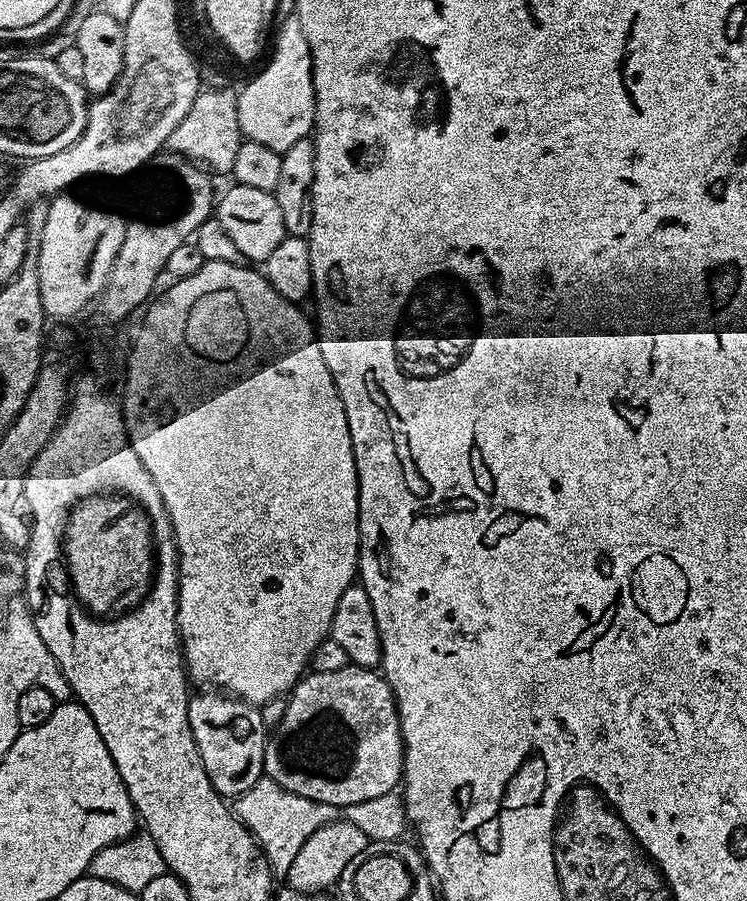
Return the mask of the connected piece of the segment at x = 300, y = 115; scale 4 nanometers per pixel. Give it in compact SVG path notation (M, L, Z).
M296 15L283 17L280 33L276 36L276 53L272 61L245 86L239 89L236 105L238 106L238 126L240 135L245 140L262 142L270 150L283 154L294 146L294 142L309 139L316 122L316 91L312 85L312 51L306 42L302 22Z

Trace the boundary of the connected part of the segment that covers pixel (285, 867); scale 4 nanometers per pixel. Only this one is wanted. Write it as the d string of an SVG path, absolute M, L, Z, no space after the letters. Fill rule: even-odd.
M261 778L254 786L250 786L250 790L246 790L246 794L235 797L234 811L255 836L268 865L276 874L288 873L290 862L298 858L298 850L302 850L310 834L331 824L338 816L337 805L319 804L317 800L302 798L267 778Z

